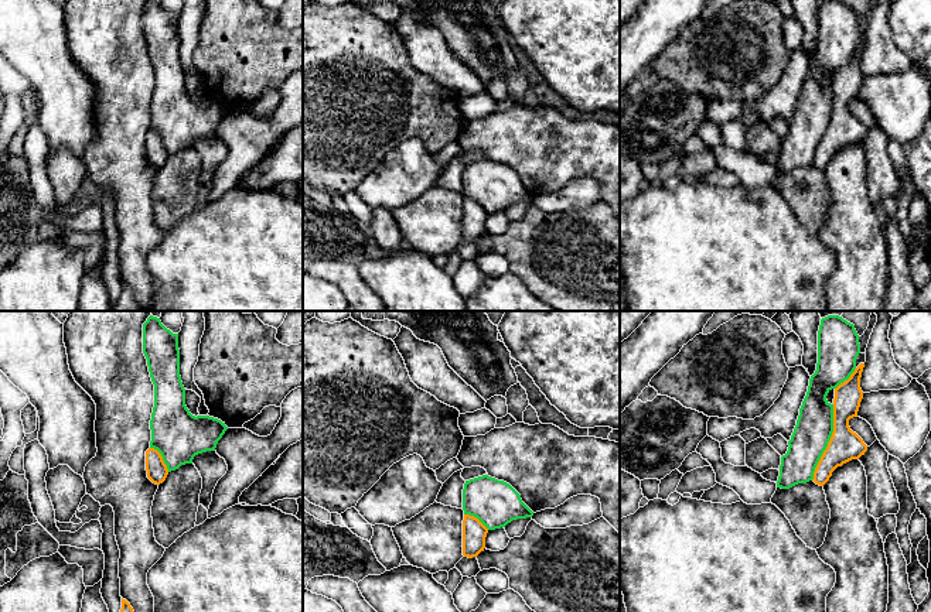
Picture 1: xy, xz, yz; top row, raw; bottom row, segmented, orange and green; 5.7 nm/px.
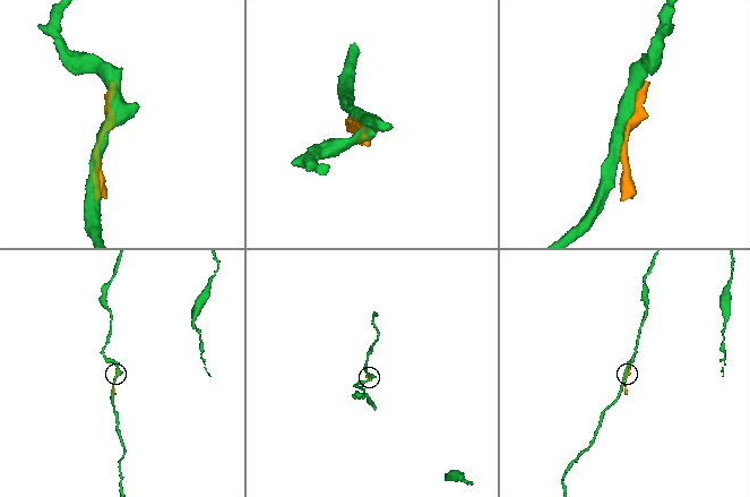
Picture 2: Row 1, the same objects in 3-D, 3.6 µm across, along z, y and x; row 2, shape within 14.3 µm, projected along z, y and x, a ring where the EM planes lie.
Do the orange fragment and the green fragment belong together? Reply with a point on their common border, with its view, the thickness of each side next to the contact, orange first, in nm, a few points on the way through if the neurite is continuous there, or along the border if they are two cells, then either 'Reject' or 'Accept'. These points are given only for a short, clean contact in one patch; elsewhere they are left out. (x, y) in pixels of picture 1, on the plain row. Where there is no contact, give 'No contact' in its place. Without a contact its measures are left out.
Touches orange at yz (828, 126). Thickness 180 nm (orange) against 220 nm. Accept

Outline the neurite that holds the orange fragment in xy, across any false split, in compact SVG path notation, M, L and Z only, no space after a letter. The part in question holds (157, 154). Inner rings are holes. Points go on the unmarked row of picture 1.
M149 0L143 7L143 37L154 68L146 154L147 161L160 168L171 154L192 147L195 139L215 134L228 110L209 99L195 100L187 92L178 17L167 13L157 0Z

